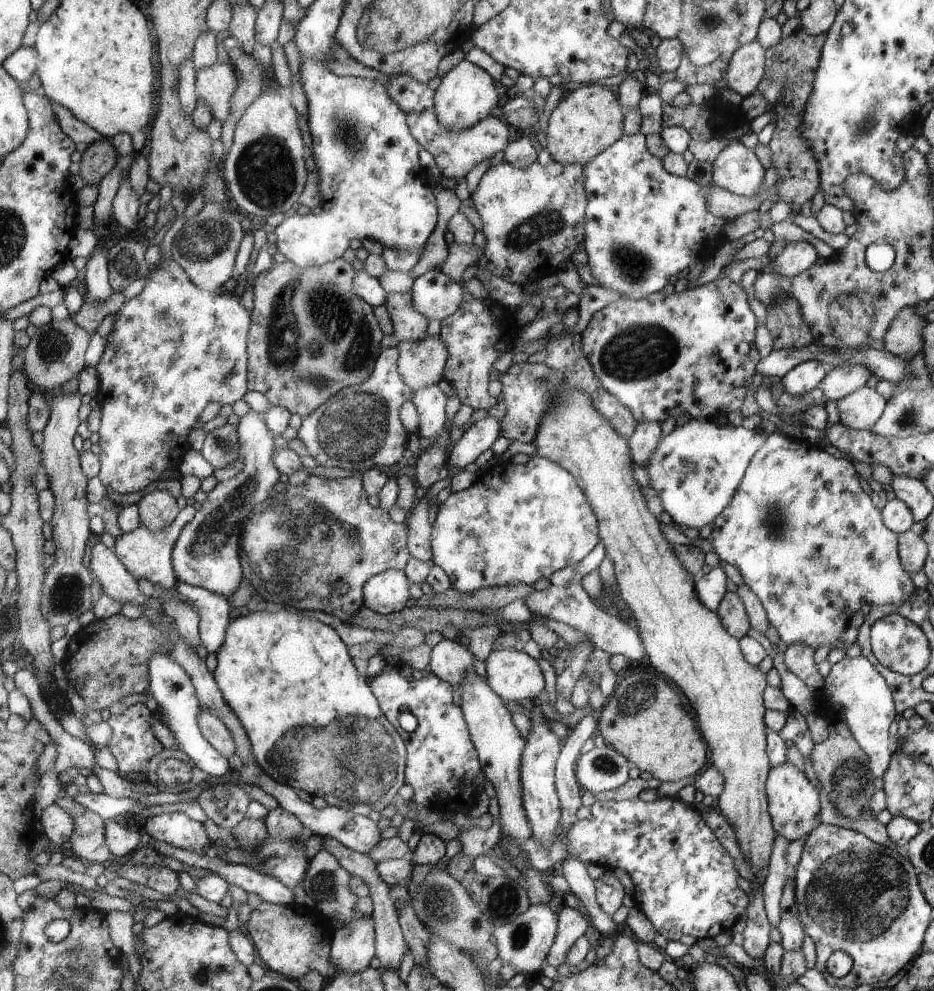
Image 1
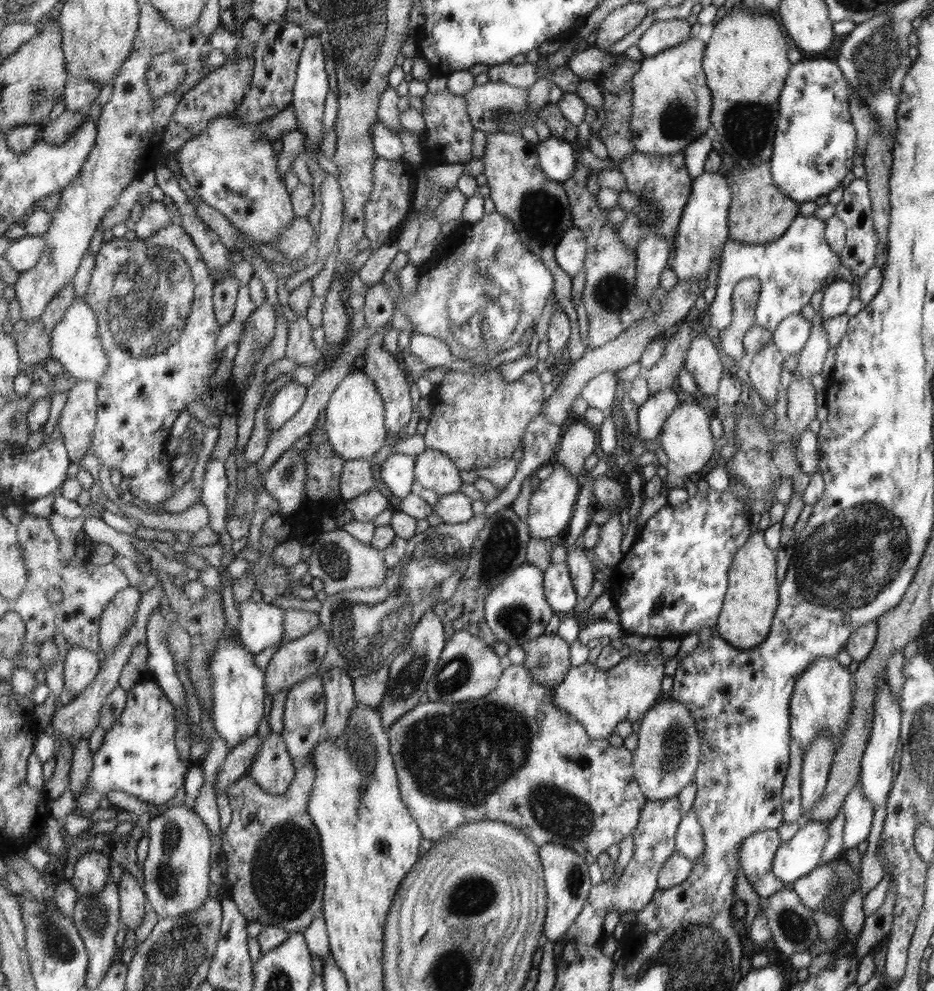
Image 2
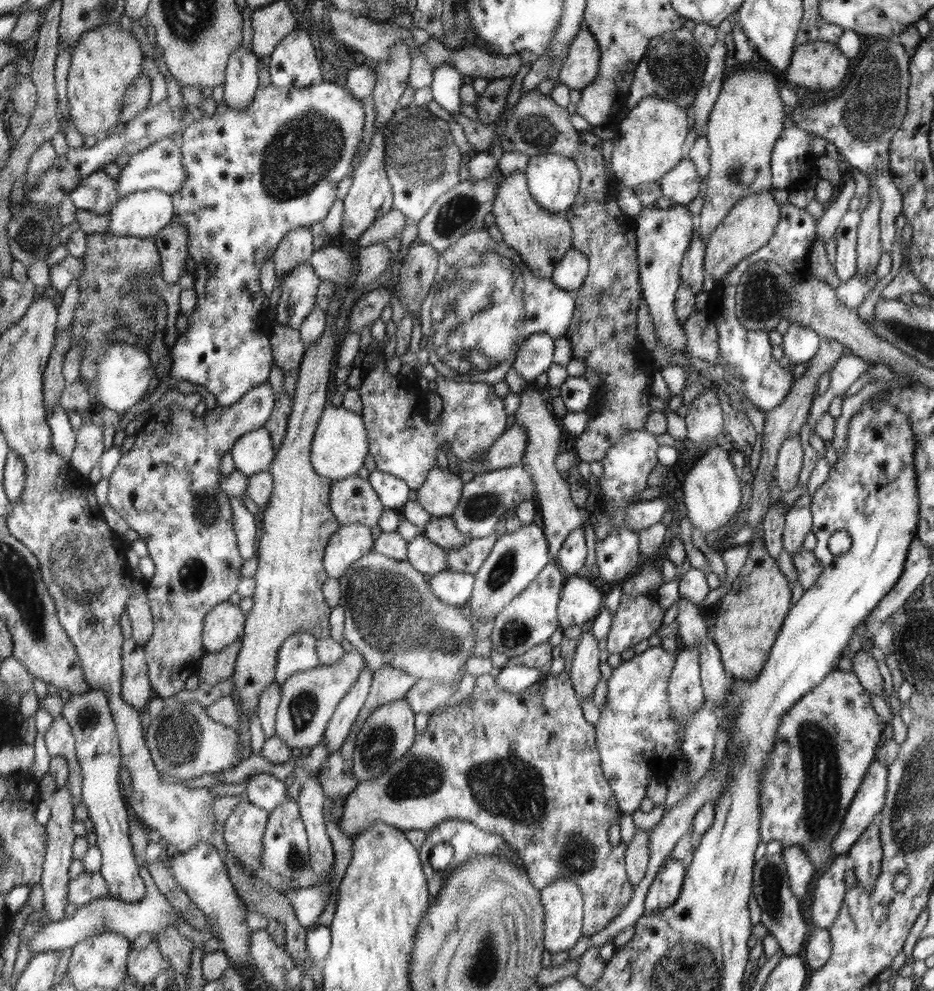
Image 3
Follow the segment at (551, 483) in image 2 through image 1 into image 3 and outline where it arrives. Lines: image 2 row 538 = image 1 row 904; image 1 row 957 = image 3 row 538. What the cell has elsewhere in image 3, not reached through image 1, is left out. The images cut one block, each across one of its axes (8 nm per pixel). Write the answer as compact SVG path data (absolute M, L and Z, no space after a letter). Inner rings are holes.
M538 516L532 524L521 524L514 532L506 532L504 536L498 538L491 553L475 574L475 585L470 598L470 606L473 614L478 617L480 624L496 616L517 598L526 587L541 573L541 570L550 563L549 542L545 535L543 524Z

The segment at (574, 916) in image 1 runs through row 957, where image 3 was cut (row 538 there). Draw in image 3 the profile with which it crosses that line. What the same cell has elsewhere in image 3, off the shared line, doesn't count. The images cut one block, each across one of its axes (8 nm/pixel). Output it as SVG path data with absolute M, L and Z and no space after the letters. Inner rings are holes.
M526 385L520 393L521 401L515 412L515 422L520 423L528 435L528 446L526 446L522 466L533 476L533 482L536 483L534 503L537 507L537 516L544 526L549 542L550 557L555 557L563 548L572 530L582 526L587 516L585 510L578 508L572 501L570 484L566 478L560 476L555 466L555 459L560 454L560 443L562 442L562 432L556 423L558 418L548 410L547 399L543 398L539 391Z

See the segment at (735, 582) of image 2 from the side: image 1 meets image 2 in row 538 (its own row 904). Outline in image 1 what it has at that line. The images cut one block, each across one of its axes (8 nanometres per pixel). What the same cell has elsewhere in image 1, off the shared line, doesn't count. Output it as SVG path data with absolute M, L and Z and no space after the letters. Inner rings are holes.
M565 381L562 382L562 386L564 390L560 392L558 400L546 410L541 425L538 426L538 435L533 443L537 456L548 458L558 466L565 467L580 484L597 516L600 544L604 546L608 558L614 563L618 583L617 594L630 610L632 618L636 620L645 655L650 659L649 664L658 672L662 672L662 676L670 678L686 694L686 698L690 698L690 704L697 715L698 726L702 730L702 737L710 748L711 766L724 776L724 790L715 801L715 810L734 828L734 836L738 840L740 851L750 863L752 874L758 880L758 886L754 886L750 892L743 947L748 956L762 960L770 947L770 924L766 920L762 888L769 874L770 852L776 838L768 808L768 777L771 767L766 756L766 710L762 704L762 692L765 692L764 688L768 686L766 674L748 662L744 652L738 648L738 640L725 630L717 612L709 610L698 598L697 584L694 584L692 574L682 564L676 552L672 552L672 544L662 536L664 533L660 532L660 522L646 508L642 496L644 492L640 492L640 488L636 486L634 470L637 466L632 461L632 448L628 440L622 438L622 434L618 434L618 430L610 426L610 420L606 420L602 412L594 407L590 394L574 388Z

